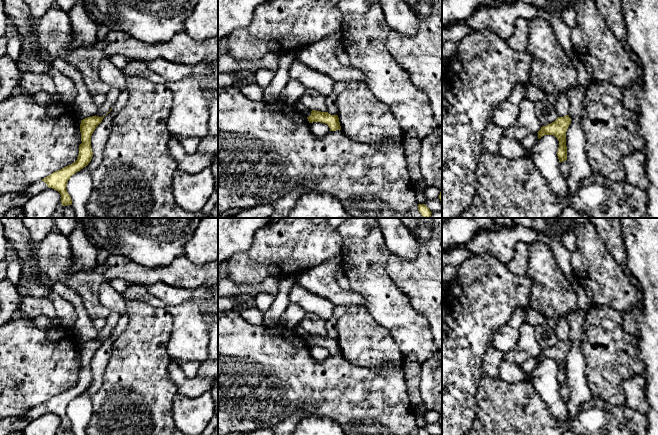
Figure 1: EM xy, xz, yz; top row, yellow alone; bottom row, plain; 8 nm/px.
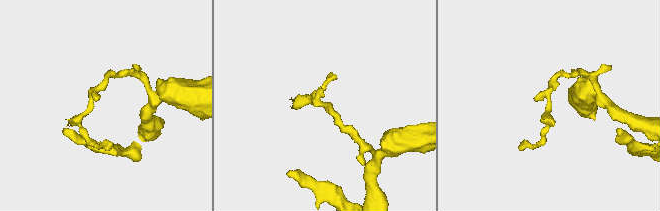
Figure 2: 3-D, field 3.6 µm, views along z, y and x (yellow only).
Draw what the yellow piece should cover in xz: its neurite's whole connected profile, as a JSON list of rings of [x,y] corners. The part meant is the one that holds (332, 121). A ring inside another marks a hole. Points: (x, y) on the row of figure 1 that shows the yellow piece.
[[[312,110],[311,115],[307,117],[309,123],[321,122],[328,125],[330,131],[341,130],[338,115],[331,115],[328,112]]]

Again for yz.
[[[569,115],[558,117],[554,122],[541,127],[541,129],[537,132],[538,139],[544,135],[554,135],[558,139],[559,148],[557,156],[560,163],[567,160],[566,132],[570,123],[571,118]]]

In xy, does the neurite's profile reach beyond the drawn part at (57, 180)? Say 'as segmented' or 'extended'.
as segmented

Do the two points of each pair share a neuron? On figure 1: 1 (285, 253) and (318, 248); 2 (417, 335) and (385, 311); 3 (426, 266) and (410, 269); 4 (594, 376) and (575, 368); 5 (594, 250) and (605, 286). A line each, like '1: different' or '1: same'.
1: same
2: same
3: same
4: different
5: same

